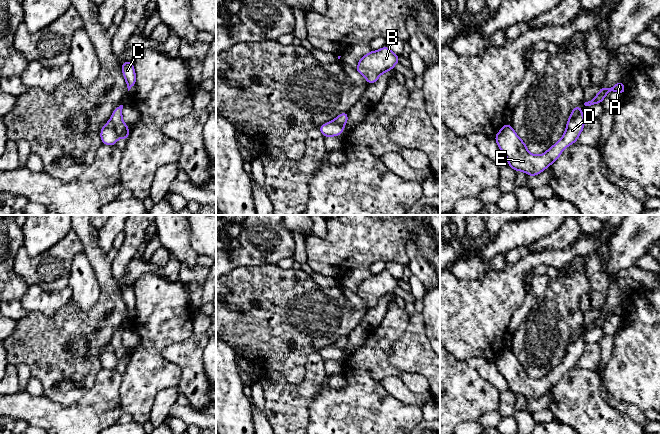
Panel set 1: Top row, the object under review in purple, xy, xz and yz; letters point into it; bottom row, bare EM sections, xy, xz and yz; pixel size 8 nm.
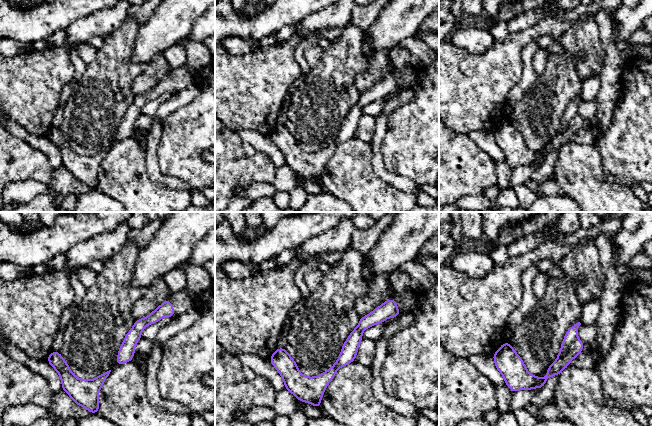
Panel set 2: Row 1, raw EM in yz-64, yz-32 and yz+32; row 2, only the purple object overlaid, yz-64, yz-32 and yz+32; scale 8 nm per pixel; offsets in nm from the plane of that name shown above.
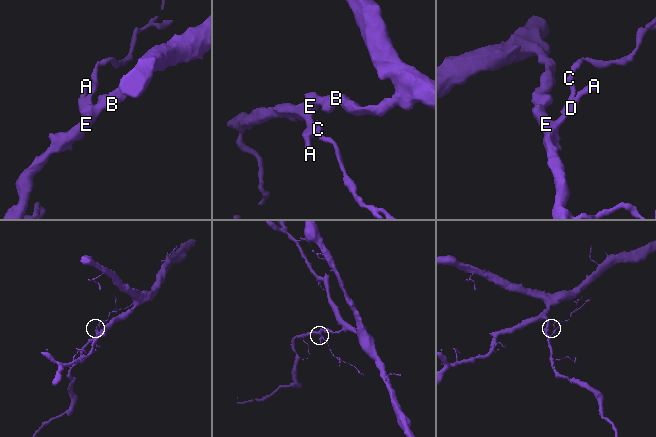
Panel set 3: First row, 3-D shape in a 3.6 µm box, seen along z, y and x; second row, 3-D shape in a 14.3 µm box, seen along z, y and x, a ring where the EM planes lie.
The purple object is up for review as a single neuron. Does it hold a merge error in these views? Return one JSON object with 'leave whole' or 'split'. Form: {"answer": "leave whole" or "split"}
{"answer": "split"}

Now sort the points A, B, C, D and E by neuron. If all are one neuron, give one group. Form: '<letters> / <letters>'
A B D E / C

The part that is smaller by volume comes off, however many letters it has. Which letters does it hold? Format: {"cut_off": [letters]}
{"cut_off": ["C"]}

